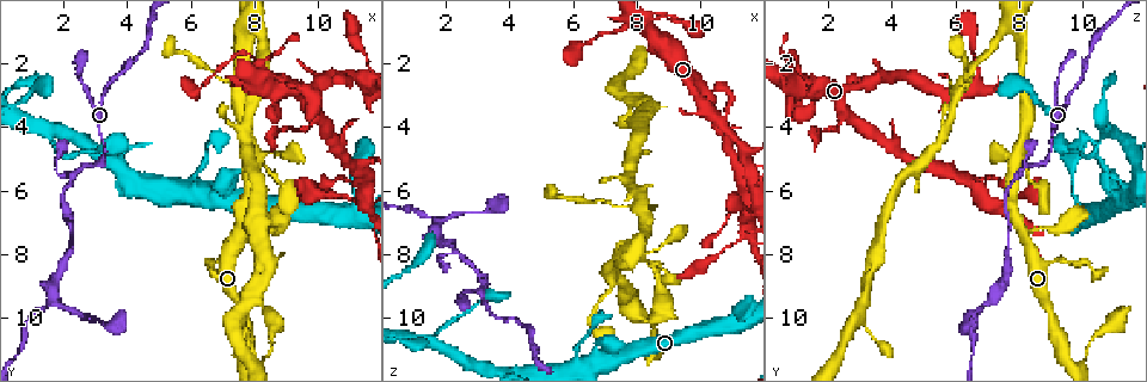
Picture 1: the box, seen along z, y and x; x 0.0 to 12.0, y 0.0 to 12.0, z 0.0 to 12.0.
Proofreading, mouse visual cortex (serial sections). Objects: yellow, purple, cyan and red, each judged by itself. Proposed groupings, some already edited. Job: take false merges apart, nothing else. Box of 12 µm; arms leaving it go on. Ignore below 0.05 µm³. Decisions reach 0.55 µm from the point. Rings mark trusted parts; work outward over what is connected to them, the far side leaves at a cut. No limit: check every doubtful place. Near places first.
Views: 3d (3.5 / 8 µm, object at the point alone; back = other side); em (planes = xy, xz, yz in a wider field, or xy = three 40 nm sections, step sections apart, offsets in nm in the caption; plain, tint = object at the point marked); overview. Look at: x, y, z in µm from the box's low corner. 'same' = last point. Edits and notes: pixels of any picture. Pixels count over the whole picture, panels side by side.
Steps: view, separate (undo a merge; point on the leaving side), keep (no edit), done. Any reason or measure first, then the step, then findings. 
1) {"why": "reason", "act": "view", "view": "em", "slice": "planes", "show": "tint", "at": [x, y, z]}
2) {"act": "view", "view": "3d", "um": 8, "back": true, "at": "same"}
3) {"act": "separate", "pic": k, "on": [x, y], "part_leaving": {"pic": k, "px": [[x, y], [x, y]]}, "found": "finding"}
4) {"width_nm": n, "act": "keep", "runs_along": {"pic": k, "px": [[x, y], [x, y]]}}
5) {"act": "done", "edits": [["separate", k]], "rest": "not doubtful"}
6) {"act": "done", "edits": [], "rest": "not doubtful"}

{"why": "arms part here", "act": "view", "view": "3d", "um": 3.5, "at": [2.3, 5.6, 8.0]}

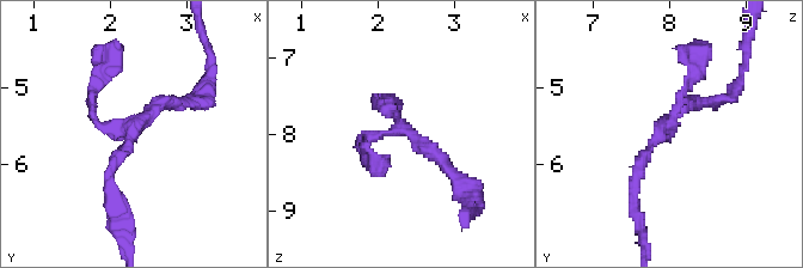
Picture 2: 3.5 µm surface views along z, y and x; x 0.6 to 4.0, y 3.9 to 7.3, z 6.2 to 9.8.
{"why": "shape alone is not enough", "act": "view", "view": "em", "slice": "xy", "step": 2, "show": "tint", "at": [2.30, 5.60, 7.90]}

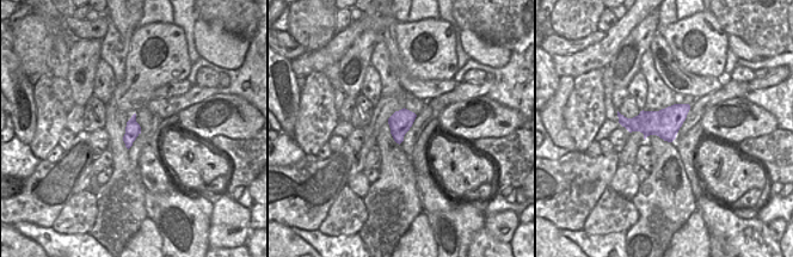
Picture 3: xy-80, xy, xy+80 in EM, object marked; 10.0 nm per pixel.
{"width_nm": 220, "act": "keep", "runs_along": {"pic": 2, "px": [[454, 172], [378, 98]]}, "found": "continuous, no second cell"}

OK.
{"why": "branch point", "act": "view", "view": "3d", "um": 3.5, "at": [1.7, 9.5, 6.9]}

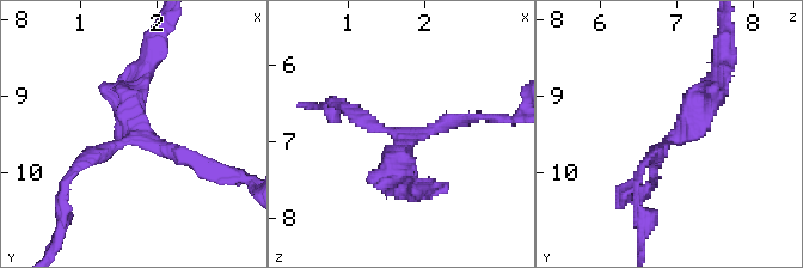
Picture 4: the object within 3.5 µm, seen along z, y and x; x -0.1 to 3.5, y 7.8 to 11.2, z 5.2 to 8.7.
{"arms": 3, "arm_widths_nm": [200, 200, 250], "why": "need the tissue", "act": "view", "view": "em", "slice": "planes", "show": "tint", "at": [1.70, 9.50, 7.00]}

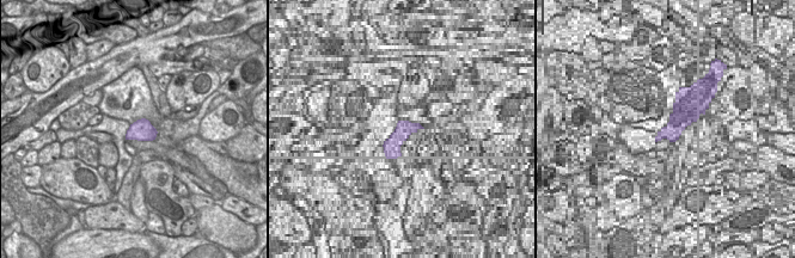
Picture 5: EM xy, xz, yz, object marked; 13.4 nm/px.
{"act": "view", "view": "em", "slice": "xy", "step": 1, "show": "tint", "at": "same"}

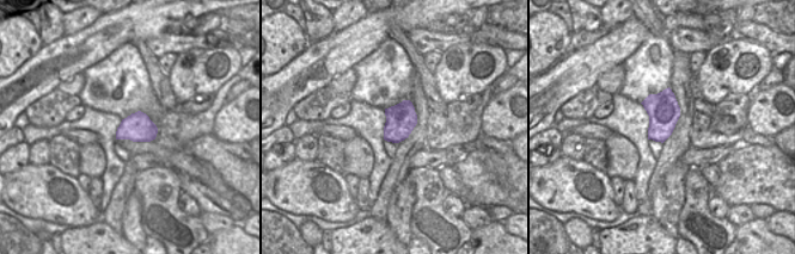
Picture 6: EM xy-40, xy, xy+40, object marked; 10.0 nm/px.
{"act": "keep", "runs_along": {"pic": 4, "px": [[717, 73], [654, 169]]}, "found": "one cell here"}

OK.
{"why": "abrupt turn", "act": "view", "view": "3d", "um": 3.5, "back": true, "at": [7.8, 1.8, 0.8]}

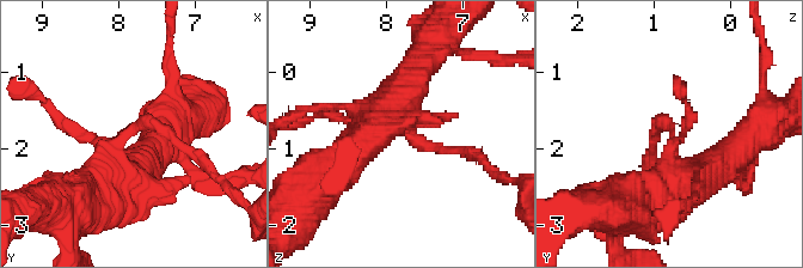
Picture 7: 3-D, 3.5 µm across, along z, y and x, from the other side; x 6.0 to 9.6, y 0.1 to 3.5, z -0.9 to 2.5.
{"why": "need the tissue", "act": "view", "view": "em", "slice": "xy", "step": 5, "show": "tint", "at": [7.85, 1.80, 0.75]}

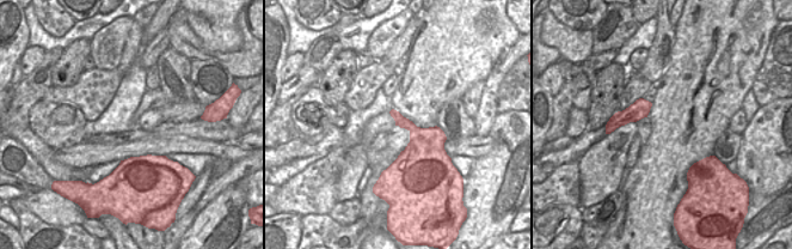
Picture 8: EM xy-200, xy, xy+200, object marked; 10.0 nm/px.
{"width_nm": 190, "act": "keep", "runs_along": {"pic": 7, "px": [[354, 147], [386, 129], [460, 151]]}, "found": "continuous, no second cell"}

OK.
{"act": "done", "edits": [], "rest": "not doubtful"}

